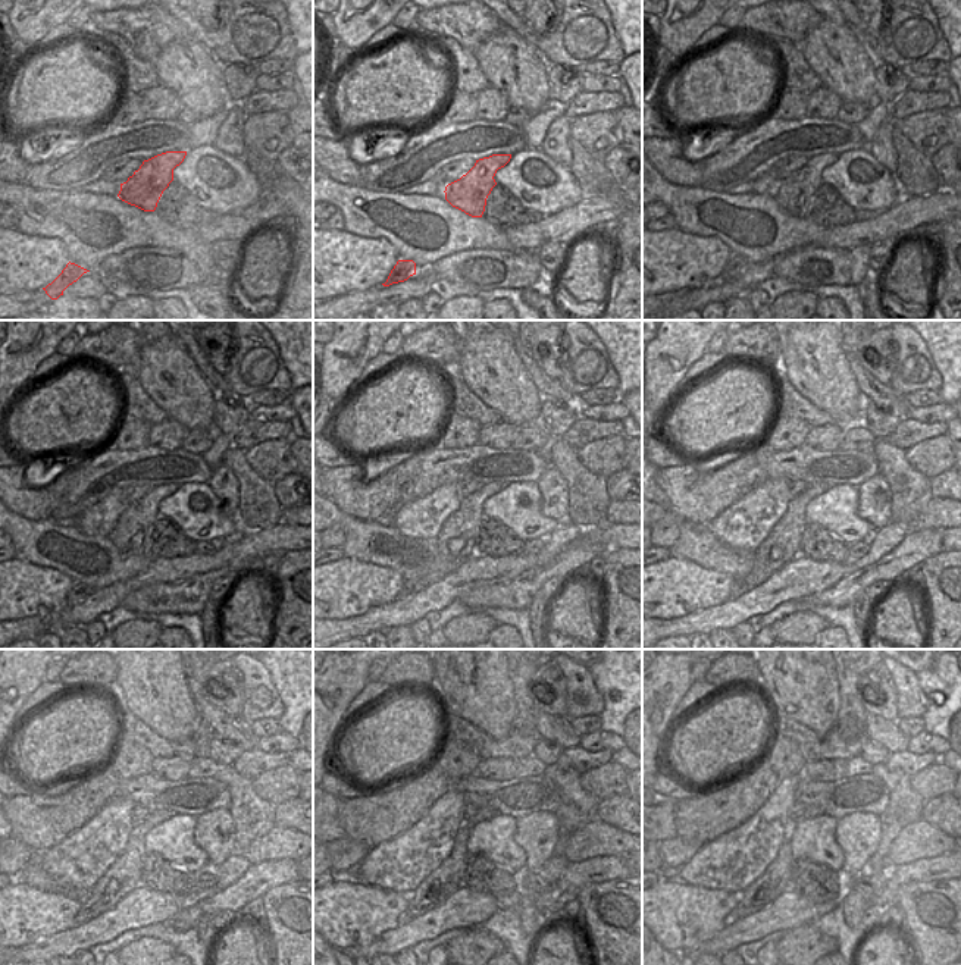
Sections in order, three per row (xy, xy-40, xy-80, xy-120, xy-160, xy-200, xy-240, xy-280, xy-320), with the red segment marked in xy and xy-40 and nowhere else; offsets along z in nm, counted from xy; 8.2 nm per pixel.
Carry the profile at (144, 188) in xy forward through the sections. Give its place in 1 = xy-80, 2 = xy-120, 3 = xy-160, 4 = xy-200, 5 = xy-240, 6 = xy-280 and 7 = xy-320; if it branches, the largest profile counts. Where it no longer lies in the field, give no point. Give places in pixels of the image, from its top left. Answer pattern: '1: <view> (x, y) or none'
1: xy-80 (794, 194)
2: xy-120 (131, 535)
3: xy-160 (457, 539)
4: xy-200 (782, 545)
5: xy-240 (124, 876)
6: xy-280 (438, 886)
7: xy-320 (776, 879)

